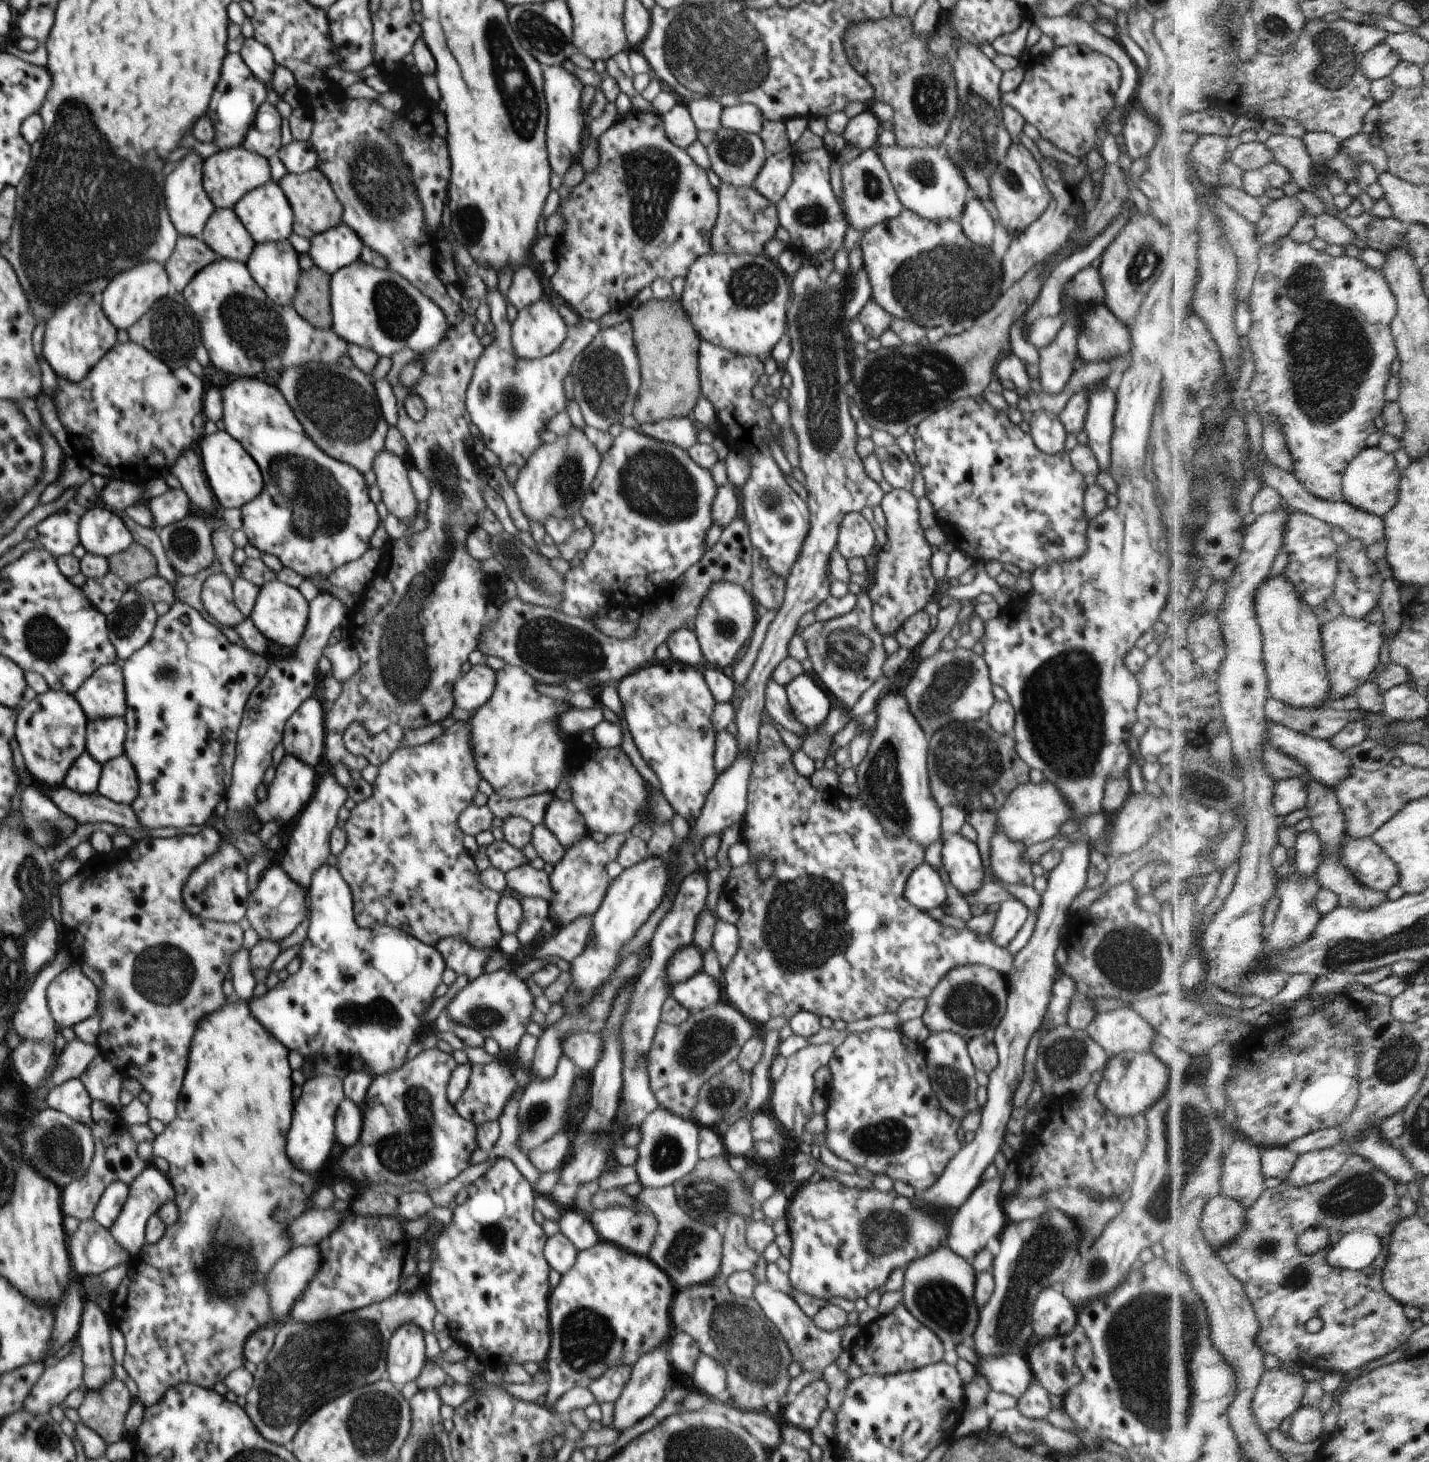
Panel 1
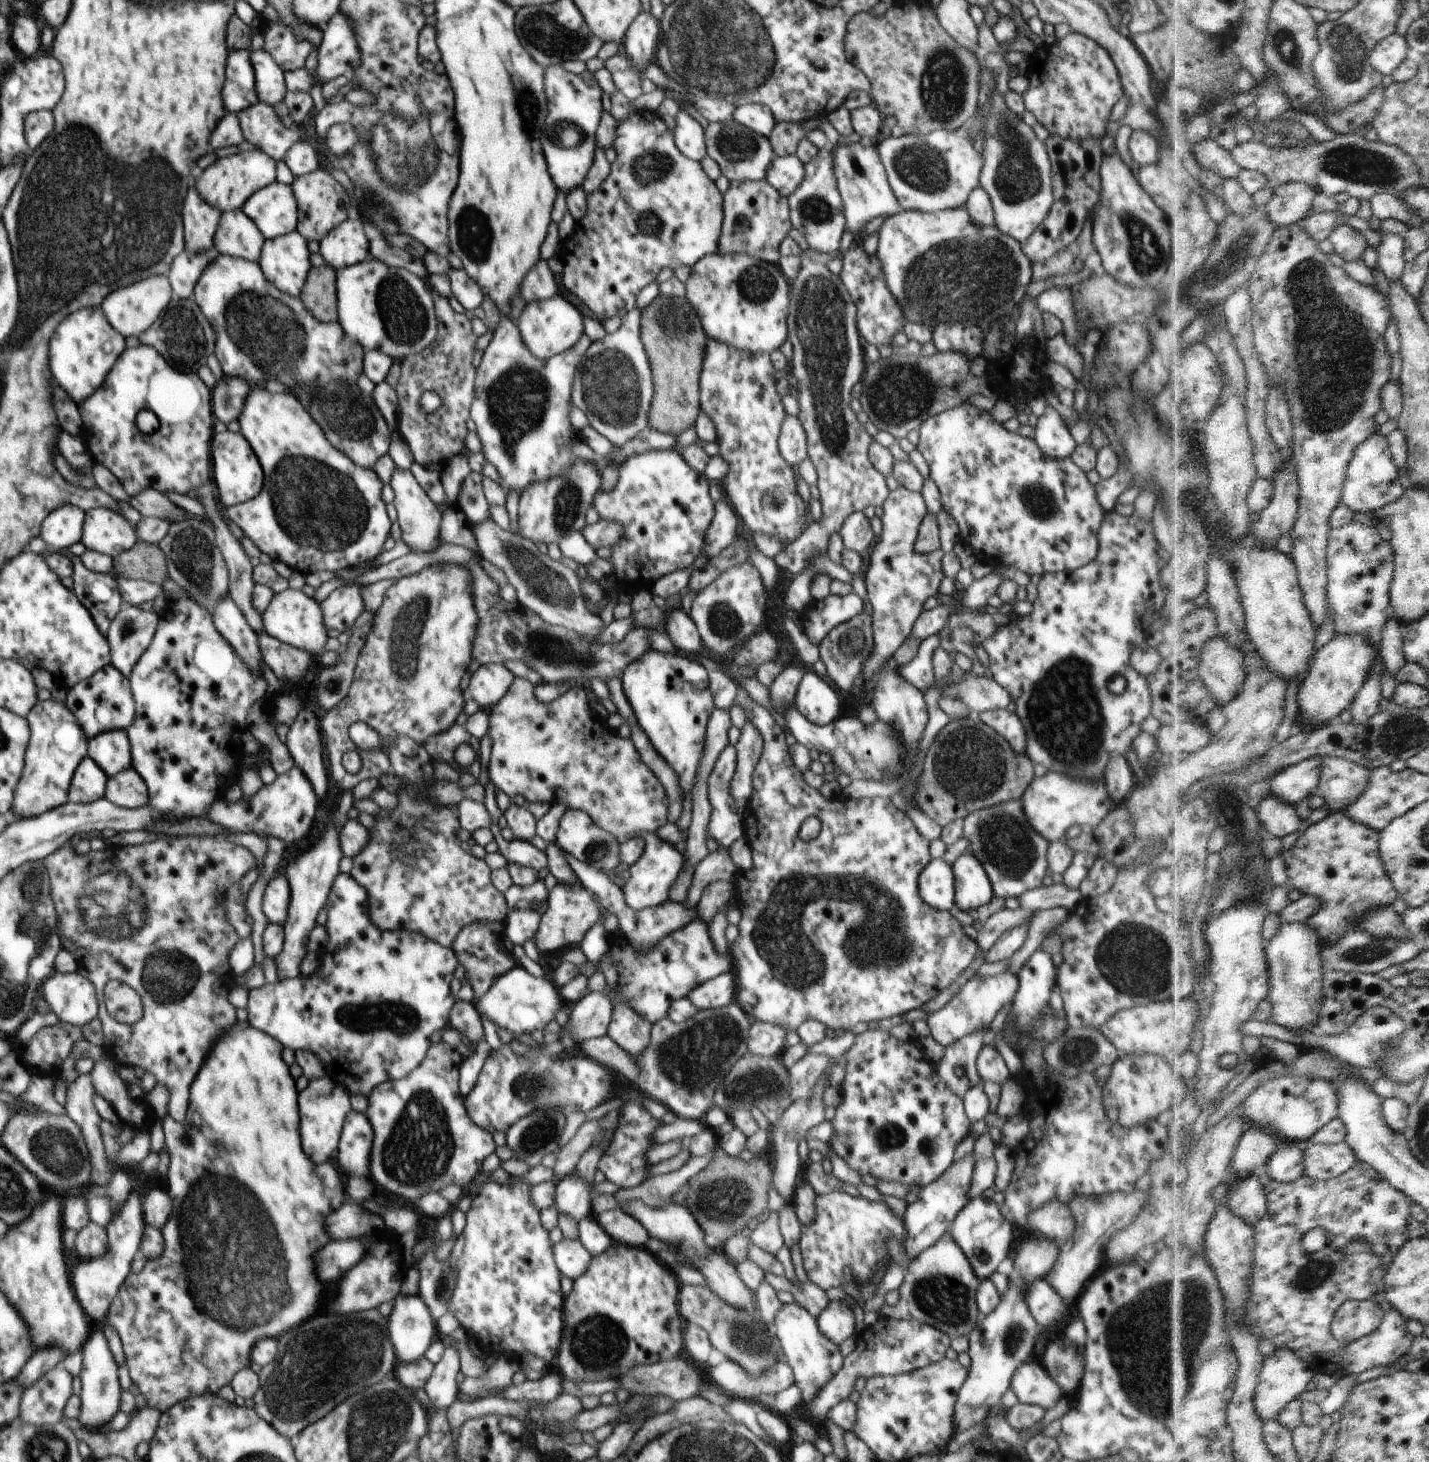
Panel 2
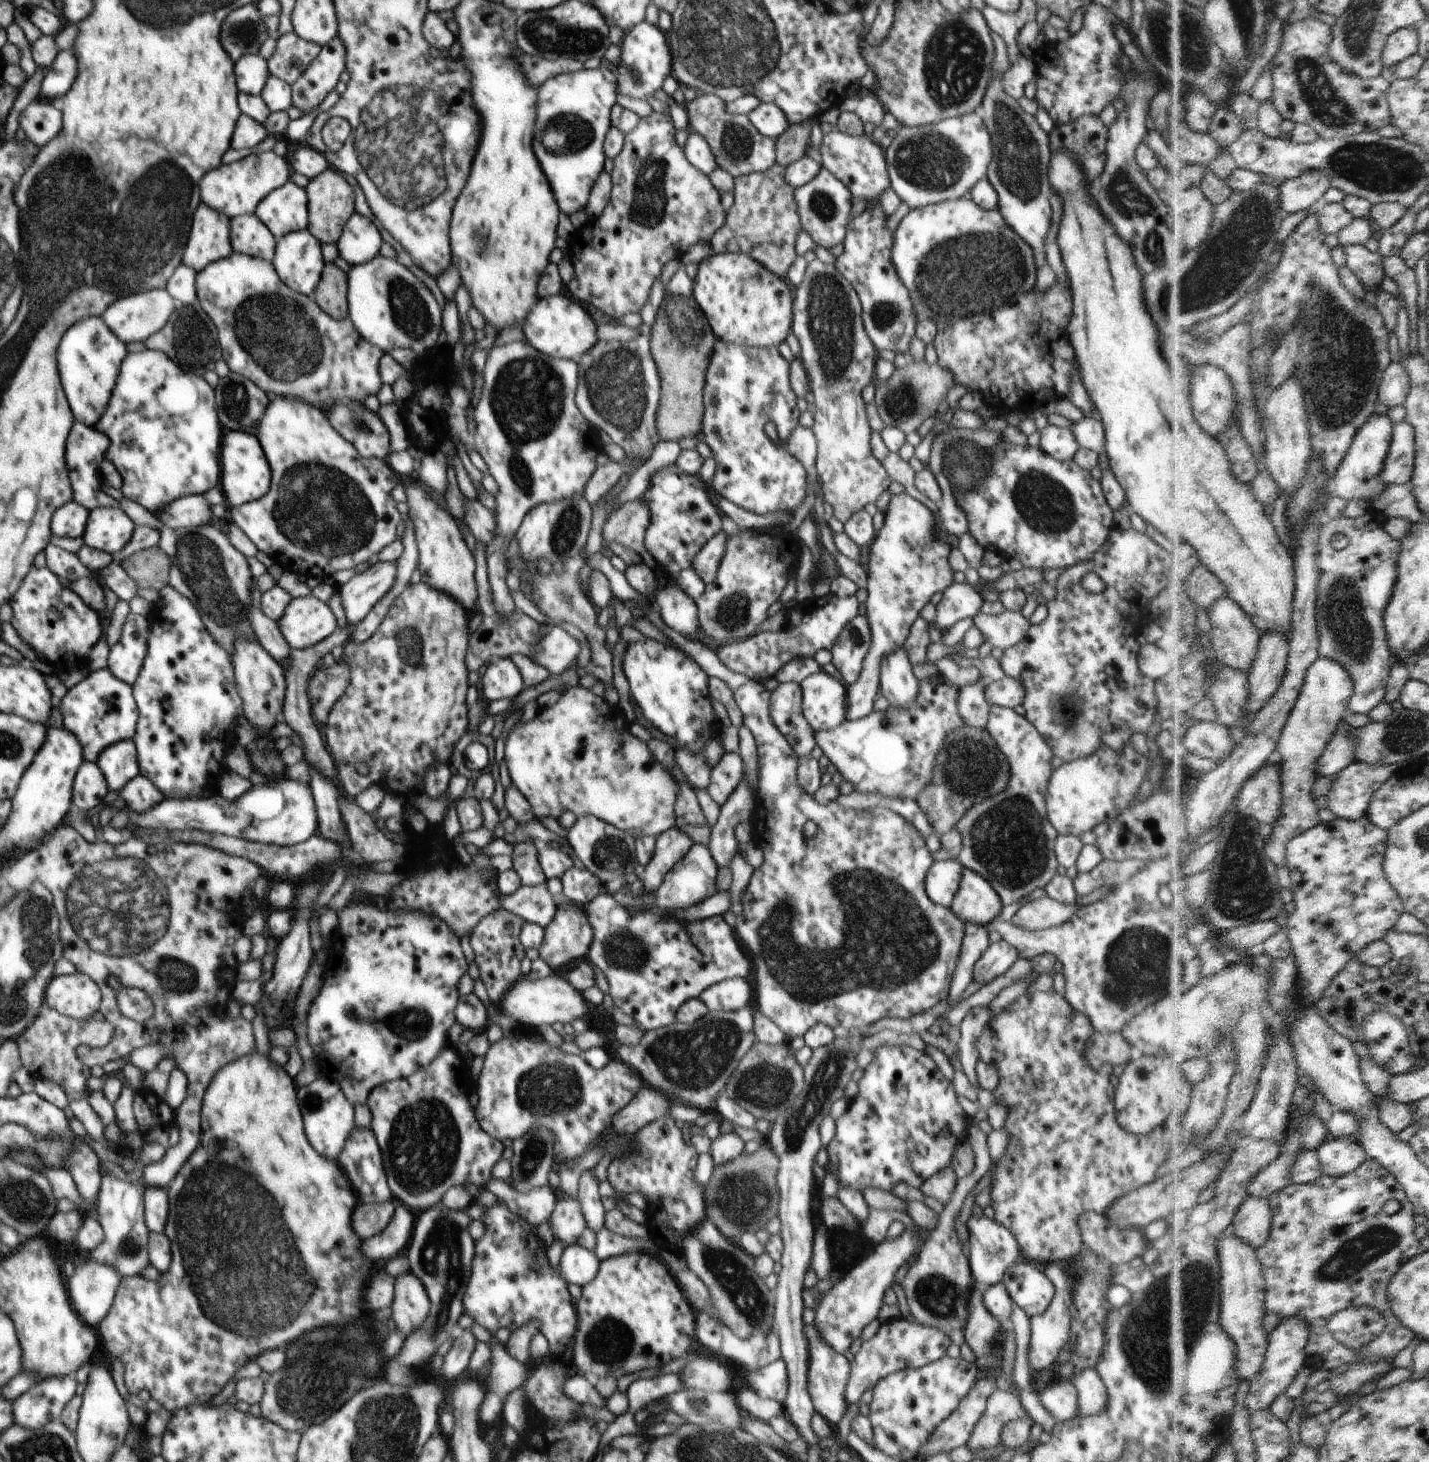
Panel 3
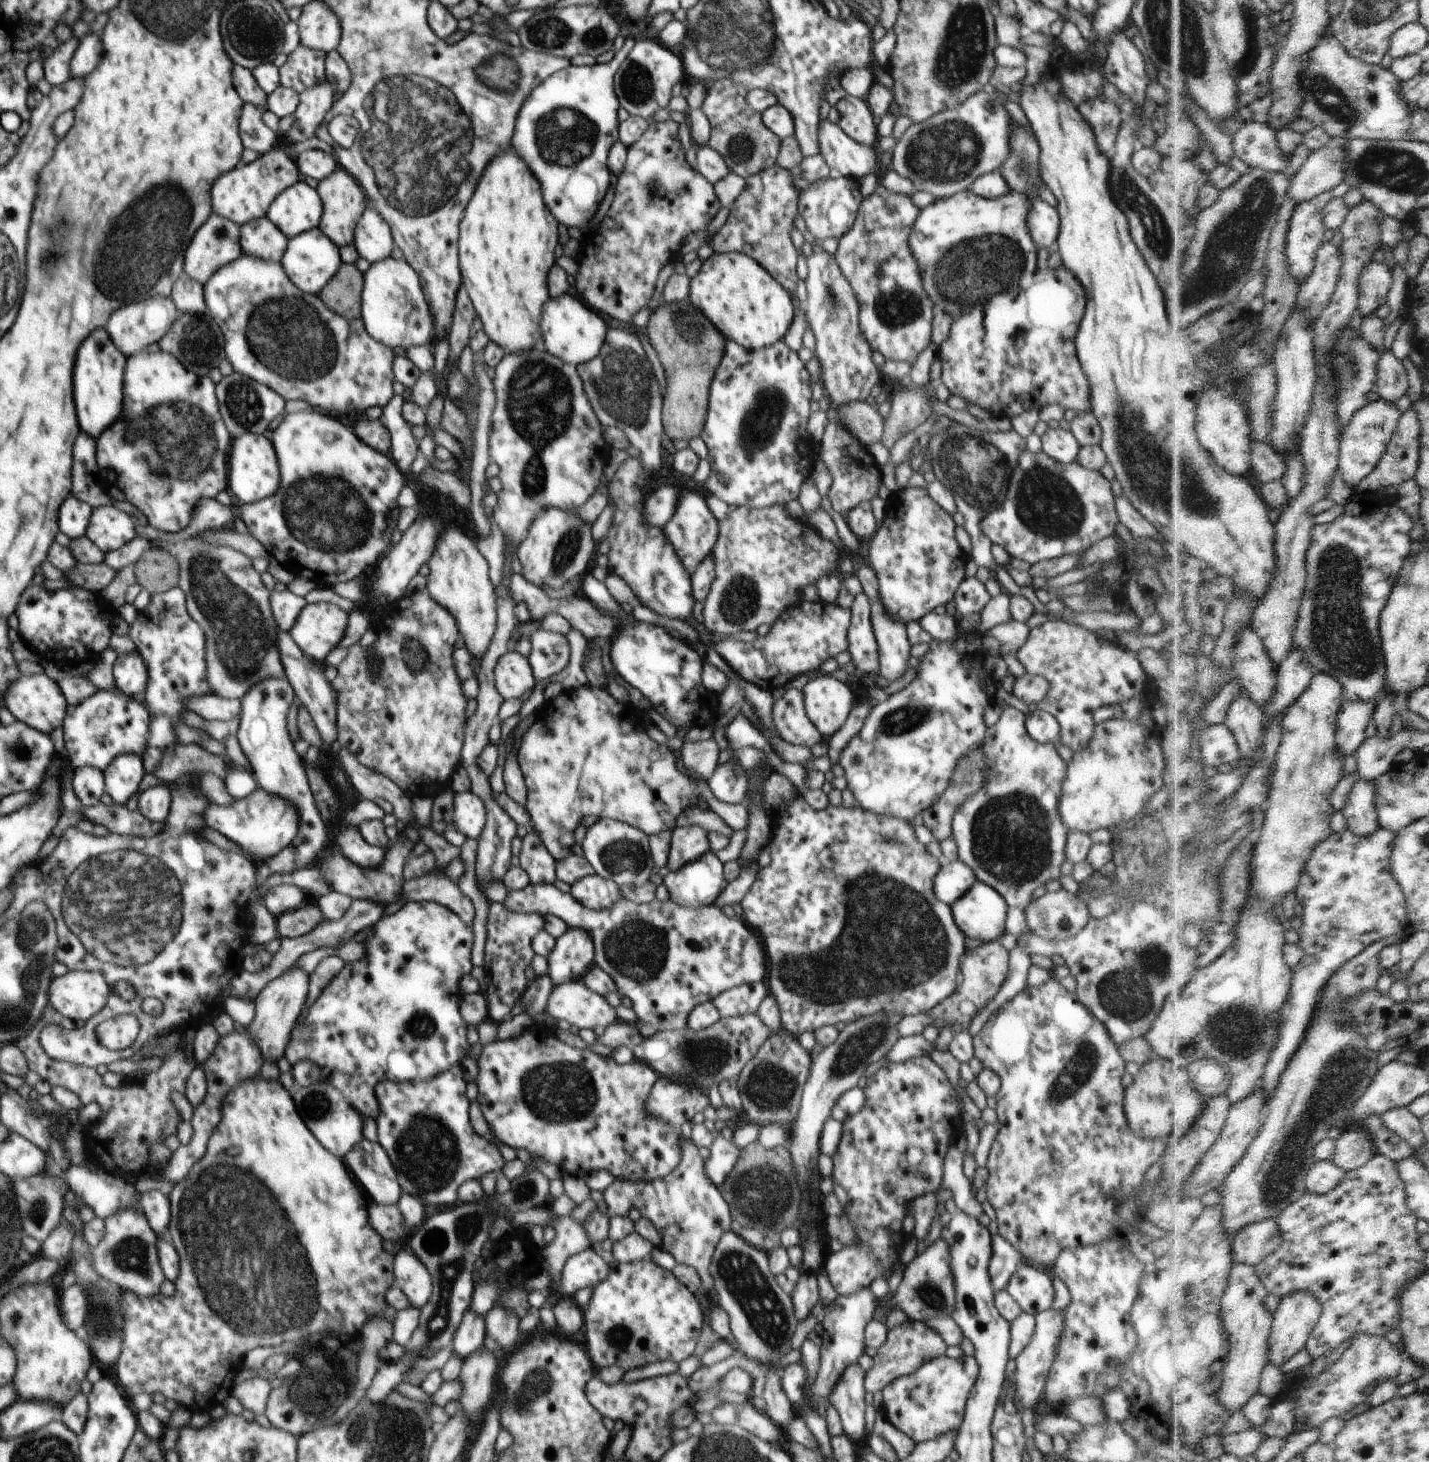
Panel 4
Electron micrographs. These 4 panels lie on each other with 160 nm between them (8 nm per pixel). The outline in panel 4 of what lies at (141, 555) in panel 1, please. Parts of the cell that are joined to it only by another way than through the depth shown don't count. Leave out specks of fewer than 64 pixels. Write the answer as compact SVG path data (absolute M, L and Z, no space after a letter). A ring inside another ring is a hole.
M152 546L134 566L138 583L151 595L178 586L179 562L166 549Z

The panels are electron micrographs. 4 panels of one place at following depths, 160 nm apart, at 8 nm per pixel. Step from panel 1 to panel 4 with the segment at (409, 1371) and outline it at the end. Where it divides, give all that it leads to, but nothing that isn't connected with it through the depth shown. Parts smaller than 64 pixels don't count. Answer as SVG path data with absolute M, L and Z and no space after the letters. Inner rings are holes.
M398 1248L394 1252L394 1285L410 1299L411 1306L422 1308L433 1291L433 1282L426 1265L410 1250Z

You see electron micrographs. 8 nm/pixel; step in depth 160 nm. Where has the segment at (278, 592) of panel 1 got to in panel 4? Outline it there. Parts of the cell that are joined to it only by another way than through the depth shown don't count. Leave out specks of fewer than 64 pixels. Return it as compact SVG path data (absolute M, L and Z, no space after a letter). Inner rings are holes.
M308 603L289 633L308 658L322 662L341 644L348 621L349 614L334 603Z

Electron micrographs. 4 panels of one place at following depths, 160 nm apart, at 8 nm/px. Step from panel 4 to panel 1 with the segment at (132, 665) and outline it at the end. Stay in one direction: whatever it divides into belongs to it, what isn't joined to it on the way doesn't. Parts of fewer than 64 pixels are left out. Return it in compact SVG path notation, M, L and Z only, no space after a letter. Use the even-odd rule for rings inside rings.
M133 588L127 589L116 610L107 616L109 639L120 665L150 642L158 617L149 600L138 596Z

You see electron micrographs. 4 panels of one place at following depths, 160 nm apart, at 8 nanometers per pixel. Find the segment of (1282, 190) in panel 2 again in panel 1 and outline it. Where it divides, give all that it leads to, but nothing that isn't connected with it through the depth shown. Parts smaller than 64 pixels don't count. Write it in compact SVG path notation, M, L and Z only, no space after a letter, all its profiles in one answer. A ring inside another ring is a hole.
M1297 195L1272 201L1259 222L1259 241L1263 248L1287 237L1307 214L1306 204Z

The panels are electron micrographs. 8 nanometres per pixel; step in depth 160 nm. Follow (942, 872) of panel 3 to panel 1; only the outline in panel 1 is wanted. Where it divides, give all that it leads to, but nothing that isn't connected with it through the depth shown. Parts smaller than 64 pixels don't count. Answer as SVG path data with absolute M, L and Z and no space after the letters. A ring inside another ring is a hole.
M924 862L909 876L905 886L905 897L922 912L944 904L946 886L938 871Z

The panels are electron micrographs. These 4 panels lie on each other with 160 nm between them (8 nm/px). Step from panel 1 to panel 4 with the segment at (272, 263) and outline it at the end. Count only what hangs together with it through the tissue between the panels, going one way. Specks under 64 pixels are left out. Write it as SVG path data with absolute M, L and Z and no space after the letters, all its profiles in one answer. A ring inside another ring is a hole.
M316 227L289 239L281 263L289 279L302 292L318 295L343 263L340 259L339 248L320 230L320 227Z

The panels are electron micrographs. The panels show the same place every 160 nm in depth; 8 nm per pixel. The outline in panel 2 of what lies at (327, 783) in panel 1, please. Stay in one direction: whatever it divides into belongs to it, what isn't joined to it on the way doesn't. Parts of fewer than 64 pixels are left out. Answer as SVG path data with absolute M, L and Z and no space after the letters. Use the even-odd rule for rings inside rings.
M329 825L321 835L318 843L306 852L296 857L286 868L285 877L288 879L291 899L288 907L287 919L284 924L285 939L282 950L275 956L279 980L301 977L300 964L306 956L307 948L311 945L310 936L318 918L318 912L322 910L328 900L332 885L340 874L338 863L342 860L343 852L339 843L339 835L334 827Z

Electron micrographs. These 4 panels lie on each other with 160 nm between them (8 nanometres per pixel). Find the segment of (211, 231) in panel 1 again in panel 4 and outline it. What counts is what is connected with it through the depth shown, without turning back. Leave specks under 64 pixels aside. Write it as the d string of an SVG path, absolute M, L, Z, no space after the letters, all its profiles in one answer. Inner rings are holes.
M268 217L251 220L240 230L239 243L244 255L281 262L289 239Z

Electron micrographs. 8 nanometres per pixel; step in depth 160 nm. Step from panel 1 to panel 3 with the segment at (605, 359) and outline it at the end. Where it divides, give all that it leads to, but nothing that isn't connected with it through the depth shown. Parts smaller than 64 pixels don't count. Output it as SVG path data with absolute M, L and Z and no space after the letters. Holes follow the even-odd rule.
M660 278L651 286L646 304L639 310L642 324L640 335L633 341L599 341L582 355L579 364L578 386L575 390L575 403L584 418L597 431L604 430L621 449L627 453L630 465L620 480L605 496L607 514L614 510L615 498L626 488L630 476L650 458L653 448L660 442L655 420L661 399L661 380L651 353L649 334L656 313L665 300L665 286Z

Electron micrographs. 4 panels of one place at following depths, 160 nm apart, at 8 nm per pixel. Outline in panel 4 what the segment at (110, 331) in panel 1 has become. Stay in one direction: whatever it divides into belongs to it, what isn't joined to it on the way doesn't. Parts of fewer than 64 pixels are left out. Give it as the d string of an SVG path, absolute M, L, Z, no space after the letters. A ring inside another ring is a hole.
M96 330L78 348L74 366L74 402L82 432L98 440L99 436L121 416L123 407L123 376L127 358L114 346L106 330Z

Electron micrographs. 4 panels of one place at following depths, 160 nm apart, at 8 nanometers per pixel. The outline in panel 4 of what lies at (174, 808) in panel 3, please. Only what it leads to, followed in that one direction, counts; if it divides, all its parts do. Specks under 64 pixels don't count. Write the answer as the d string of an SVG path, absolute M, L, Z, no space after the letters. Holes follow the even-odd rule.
M257 787L252 794L234 800L230 806L210 803L205 810L205 824L235 842L246 856L260 863L276 856L294 840L298 834L299 816L294 805L287 800Z

